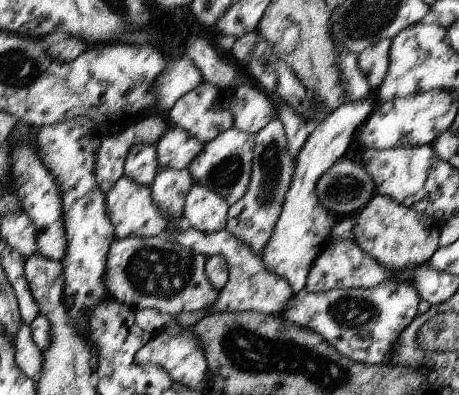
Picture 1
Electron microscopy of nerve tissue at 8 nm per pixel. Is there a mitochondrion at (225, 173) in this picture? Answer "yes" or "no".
yes

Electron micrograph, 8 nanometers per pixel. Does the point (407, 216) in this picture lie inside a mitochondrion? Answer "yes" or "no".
no

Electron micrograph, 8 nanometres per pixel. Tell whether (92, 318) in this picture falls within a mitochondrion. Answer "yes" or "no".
no

